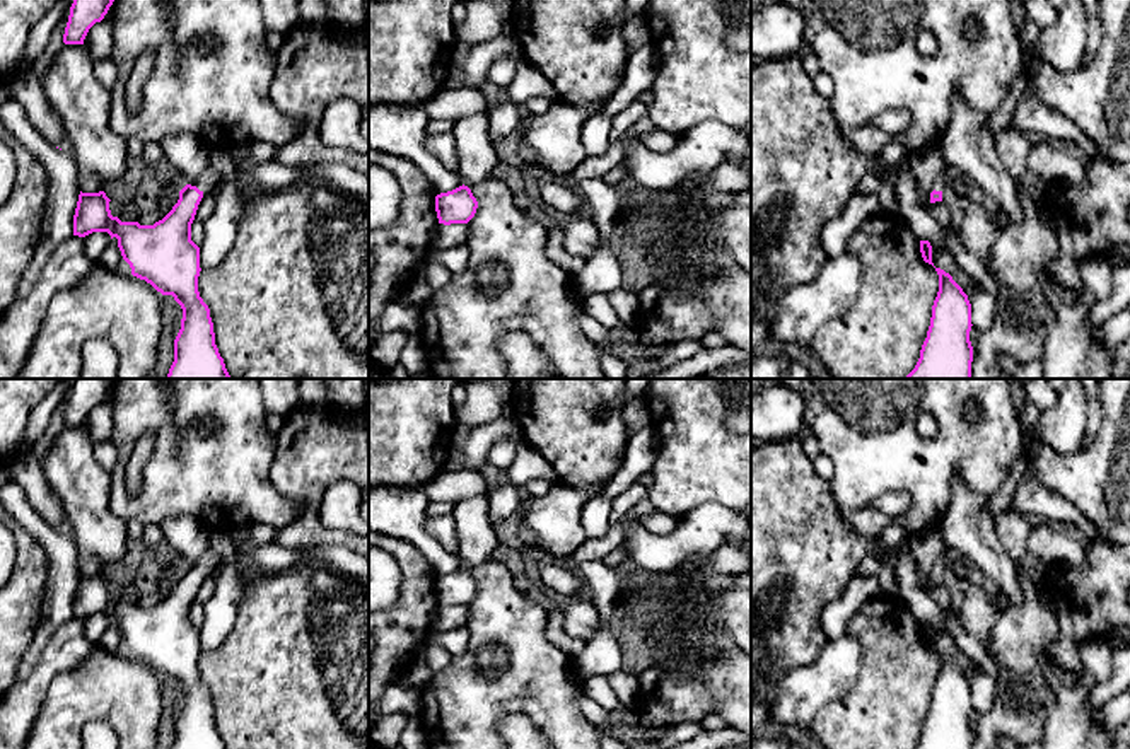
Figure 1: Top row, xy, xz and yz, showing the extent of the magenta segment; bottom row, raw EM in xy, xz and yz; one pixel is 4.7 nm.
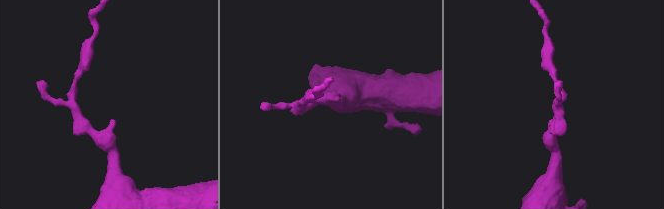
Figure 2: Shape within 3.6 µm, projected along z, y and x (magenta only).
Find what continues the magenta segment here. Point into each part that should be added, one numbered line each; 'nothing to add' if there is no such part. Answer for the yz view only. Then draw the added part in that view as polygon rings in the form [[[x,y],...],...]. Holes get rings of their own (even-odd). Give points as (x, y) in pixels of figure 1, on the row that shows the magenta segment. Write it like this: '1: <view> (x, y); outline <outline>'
1: yz (943, 179); outline [[[946,167],[942,172],[937,174],[937,177],[934,181],[934,189],[944,191],[954,176],[958,176],[958,174],[952,169]]]

